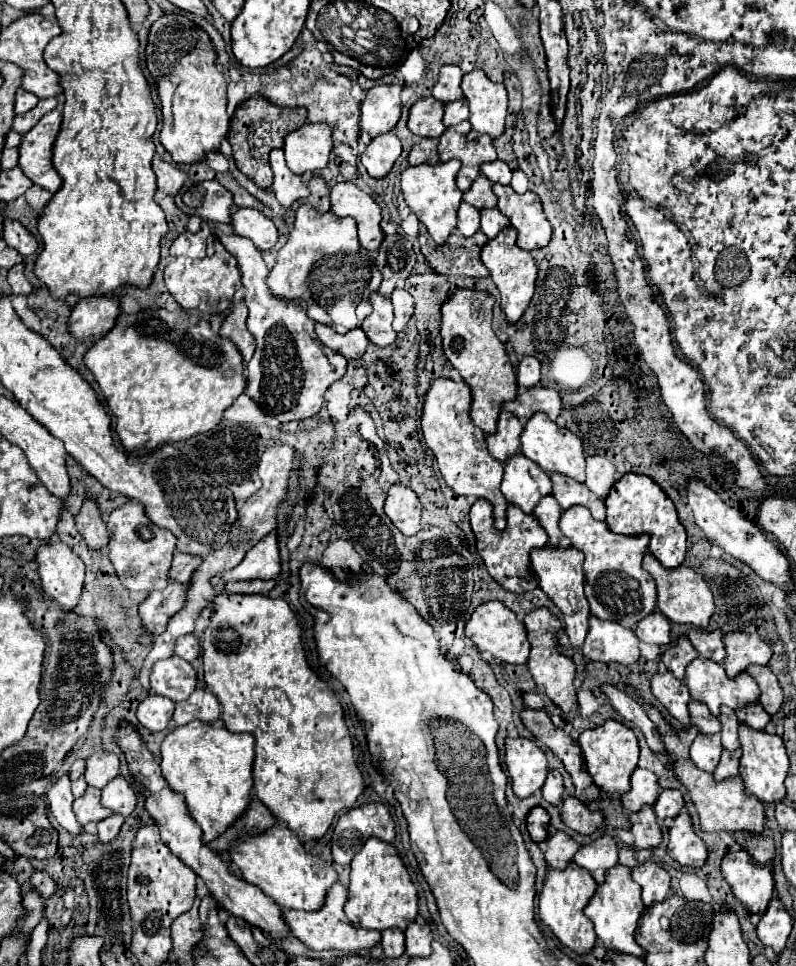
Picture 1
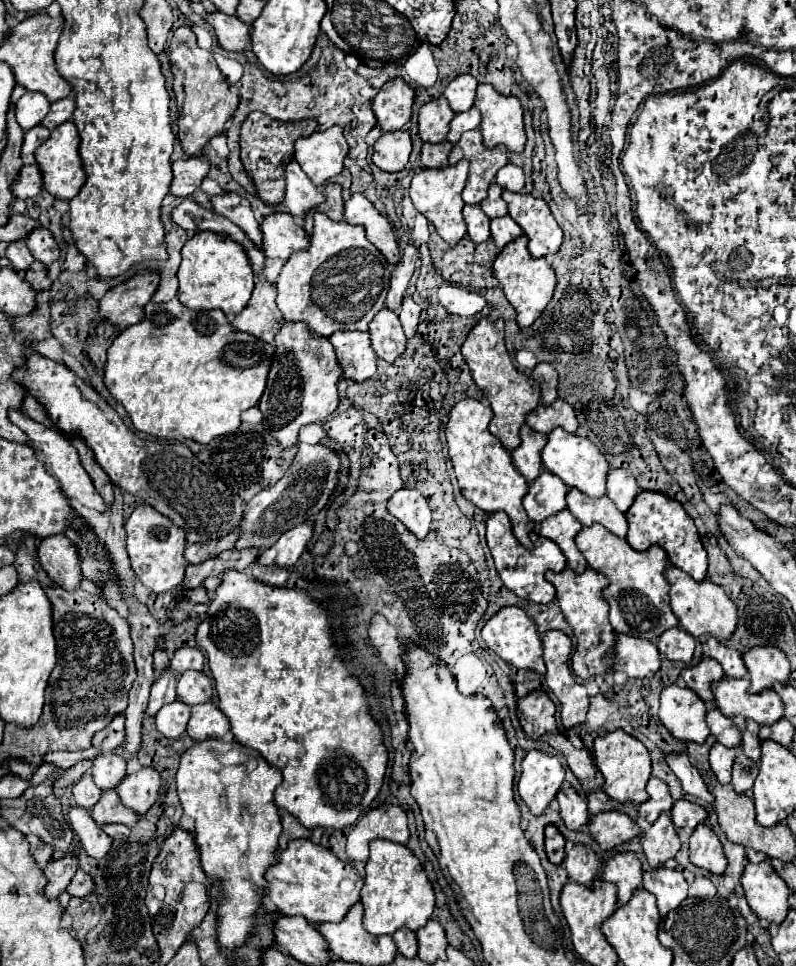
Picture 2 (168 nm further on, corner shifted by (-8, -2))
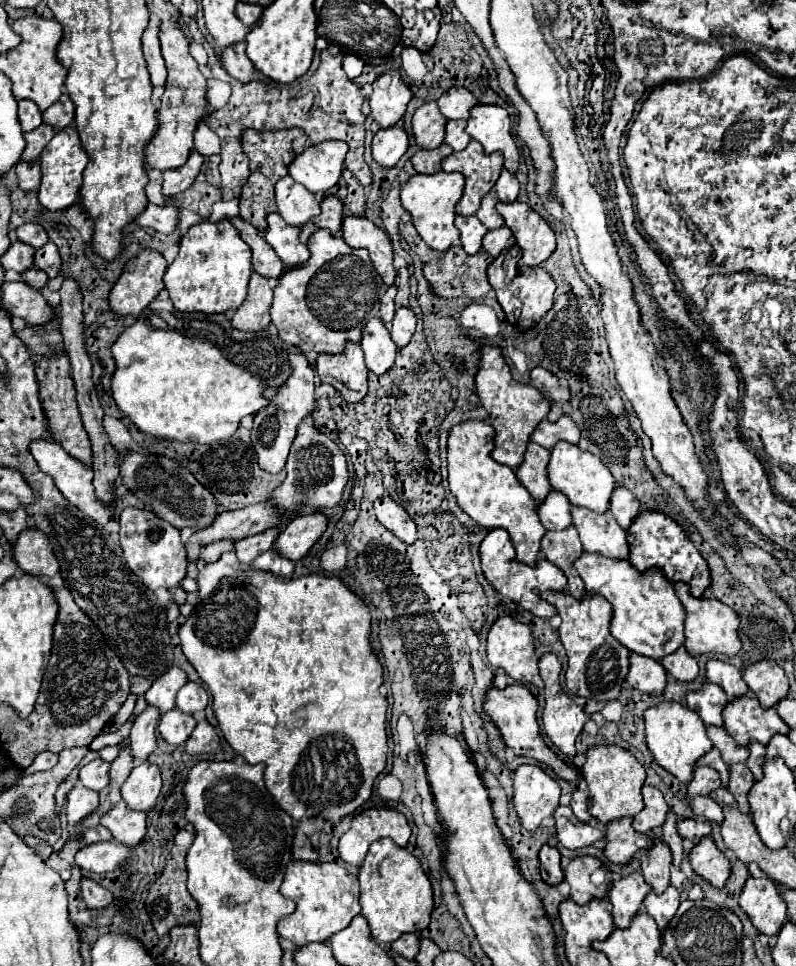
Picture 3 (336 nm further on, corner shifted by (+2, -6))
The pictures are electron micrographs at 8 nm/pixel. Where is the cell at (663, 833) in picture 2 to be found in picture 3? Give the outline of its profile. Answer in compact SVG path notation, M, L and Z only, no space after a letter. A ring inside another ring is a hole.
M654 837L654 847L648 851L640 851L638 859L642 863L642 875L648 885L652 885L654 893L664 893L664 889L670 885L670 865L672 865L672 853L668 845Z

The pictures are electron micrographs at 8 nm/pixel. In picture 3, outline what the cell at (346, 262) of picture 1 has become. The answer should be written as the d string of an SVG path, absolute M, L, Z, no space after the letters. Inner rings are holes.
M328 229L316 231L308 241L308 249L310 249L312 257L304 265L286 271L278 279L278 285L274 289L274 303L272 303L270 313L272 313L272 323L278 329L280 339L286 345L298 347L302 353L308 353L308 351L342 353L344 345L348 341L360 343L364 355L366 355L366 367L374 375L384 375L394 365L394 357L396 357L398 349L396 349L394 341L390 339L390 331L378 319L378 303L380 303L384 289L388 289L388 287L376 273L376 269L368 257L368 251L352 249L350 245L346 245L346 241L342 237L332 237L328 233Z

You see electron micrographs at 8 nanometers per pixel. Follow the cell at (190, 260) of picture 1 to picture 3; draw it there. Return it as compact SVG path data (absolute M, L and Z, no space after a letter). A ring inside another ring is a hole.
M222 219L220 223L202 221L192 225L180 239L180 253L168 265L164 285L178 311L226 313L236 311L248 293L248 279L252 275L250 247L242 241L236 227Z

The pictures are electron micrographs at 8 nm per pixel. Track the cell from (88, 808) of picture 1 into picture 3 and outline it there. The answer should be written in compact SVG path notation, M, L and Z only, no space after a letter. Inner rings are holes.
M120 801L110 813L106 813L100 819L100 825L110 829L116 841L130 847L142 843L146 837L146 813L128 809L124 801Z

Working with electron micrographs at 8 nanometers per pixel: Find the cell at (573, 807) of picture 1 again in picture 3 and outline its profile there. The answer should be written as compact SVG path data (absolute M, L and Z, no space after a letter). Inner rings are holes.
M628 817L610 821L606 827L606 851L604 853L612 863L624 865L634 857L634 853L638 853L640 849L650 849L652 845L654 845L652 837L636 833L632 829L632 819Z

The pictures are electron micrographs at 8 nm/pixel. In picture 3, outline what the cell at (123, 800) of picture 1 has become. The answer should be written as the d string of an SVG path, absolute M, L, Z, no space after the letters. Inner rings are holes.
M144 761L130 771L128 781L122 785L122 799L134 811L148 811L156 805L162 779L158 765Z

